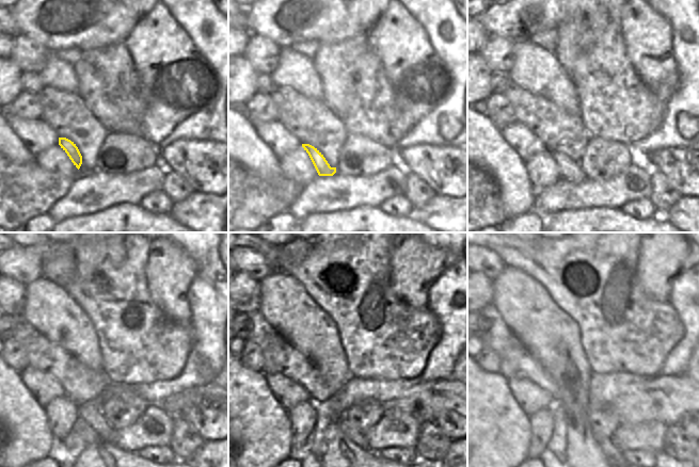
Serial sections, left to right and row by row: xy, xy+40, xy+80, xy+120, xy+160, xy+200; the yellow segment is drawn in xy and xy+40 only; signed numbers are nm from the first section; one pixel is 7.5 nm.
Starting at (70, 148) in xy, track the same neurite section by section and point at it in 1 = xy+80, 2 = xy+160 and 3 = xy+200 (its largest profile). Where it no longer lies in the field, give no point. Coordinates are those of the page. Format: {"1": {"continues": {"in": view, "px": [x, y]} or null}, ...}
{"1": {"continues": {"in": "xy+80", "px": [568, 168]}}, "2": {"continues": {"in": "xy+160", "px": [356, 436]}}, "3": {"continues": {"in": "xy+200", "px": [607, 447]}}}

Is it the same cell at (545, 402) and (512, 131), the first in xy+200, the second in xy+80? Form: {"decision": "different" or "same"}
{"decision": "same"}

